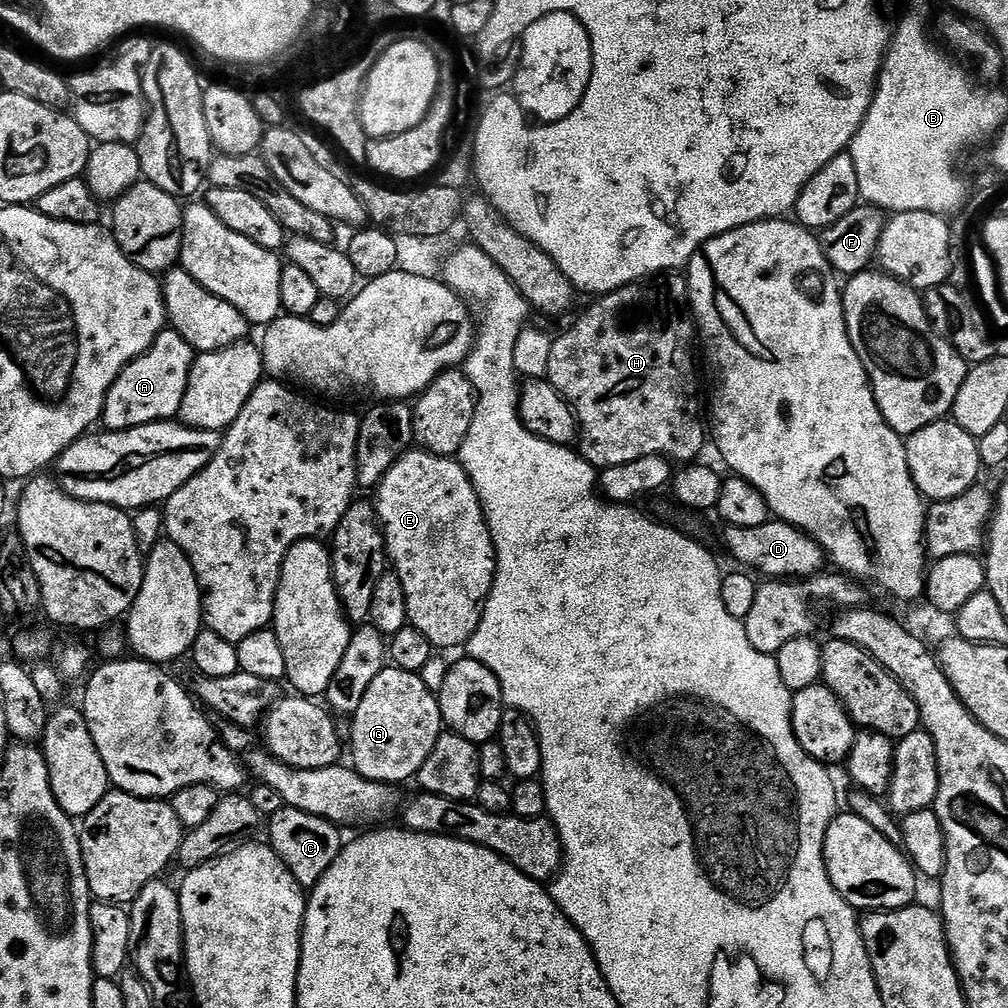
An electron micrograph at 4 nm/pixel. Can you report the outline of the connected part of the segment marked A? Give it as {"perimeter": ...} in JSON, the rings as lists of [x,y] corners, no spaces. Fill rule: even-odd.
{"perimeter":[[[165,330],[158,334],[158,338],[142,355],[131,360],[129,364],[120,371],[118,378],[110,386],[104,403],[104,414],[102,424],[109,432],[125,432],[127,428],[137,428],[147,424],[159,424],[171,421],[179,417],[182,398],[186,394],[186,386],[190,378],[194,350],[174,330]]]}

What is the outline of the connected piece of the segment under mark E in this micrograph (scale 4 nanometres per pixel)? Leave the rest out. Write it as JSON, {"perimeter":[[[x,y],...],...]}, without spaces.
{"perimeter":[[[409,450],[390,466],[374,495],[387,559],[406,590],[411,627],[422,630],[436,650],[467,645],[496,577],[496,547],[466,470],[459,459]]]}

